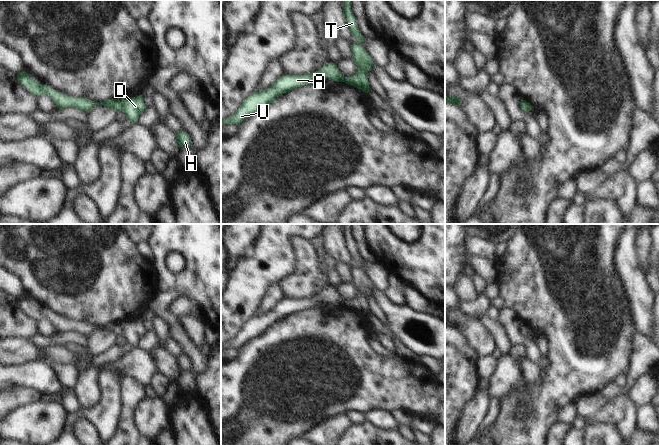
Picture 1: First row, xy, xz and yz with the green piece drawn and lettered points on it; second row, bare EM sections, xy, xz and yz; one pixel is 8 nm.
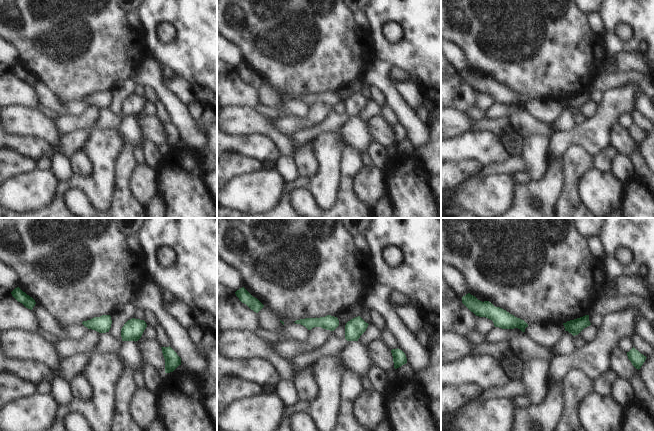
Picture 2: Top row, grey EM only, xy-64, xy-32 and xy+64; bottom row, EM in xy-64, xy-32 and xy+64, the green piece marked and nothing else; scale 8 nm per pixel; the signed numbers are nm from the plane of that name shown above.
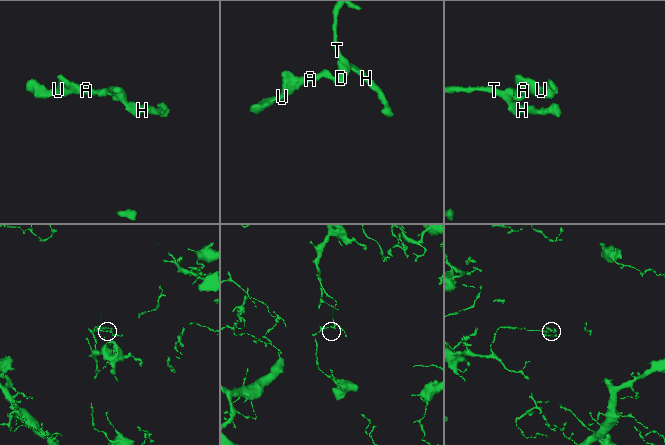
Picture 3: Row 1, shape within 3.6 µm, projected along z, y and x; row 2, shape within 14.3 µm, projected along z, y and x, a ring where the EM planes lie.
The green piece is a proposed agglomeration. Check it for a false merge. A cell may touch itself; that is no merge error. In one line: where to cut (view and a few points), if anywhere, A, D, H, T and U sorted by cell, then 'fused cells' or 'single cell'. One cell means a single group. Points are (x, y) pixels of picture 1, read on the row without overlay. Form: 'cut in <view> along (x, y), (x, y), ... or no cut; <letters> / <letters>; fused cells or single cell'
no cut; A D H T U; single cell

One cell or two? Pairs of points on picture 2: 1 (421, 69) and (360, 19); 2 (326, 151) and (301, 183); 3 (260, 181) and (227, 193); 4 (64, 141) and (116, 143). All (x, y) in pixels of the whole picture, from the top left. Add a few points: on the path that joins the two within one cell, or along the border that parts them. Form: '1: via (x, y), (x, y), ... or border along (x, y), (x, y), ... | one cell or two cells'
1: border along (361, 11), (367, 21), (368, 28) | two cells
2: via (326, 162), (326, 169), (312, 183) | one cell
3: via (252, 189), (248, 193), (235, 193) | one cell
4: border along (90, 130), (79, 149) | two cells

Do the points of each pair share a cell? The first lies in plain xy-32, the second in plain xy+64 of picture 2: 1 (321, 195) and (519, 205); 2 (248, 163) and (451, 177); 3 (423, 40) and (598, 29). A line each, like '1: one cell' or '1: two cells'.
1: one cell
2: one cell
3: two cells

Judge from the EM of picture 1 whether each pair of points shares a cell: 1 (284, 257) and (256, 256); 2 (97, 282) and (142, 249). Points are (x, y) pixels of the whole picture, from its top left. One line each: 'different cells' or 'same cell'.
1: same cell
2: different cells

